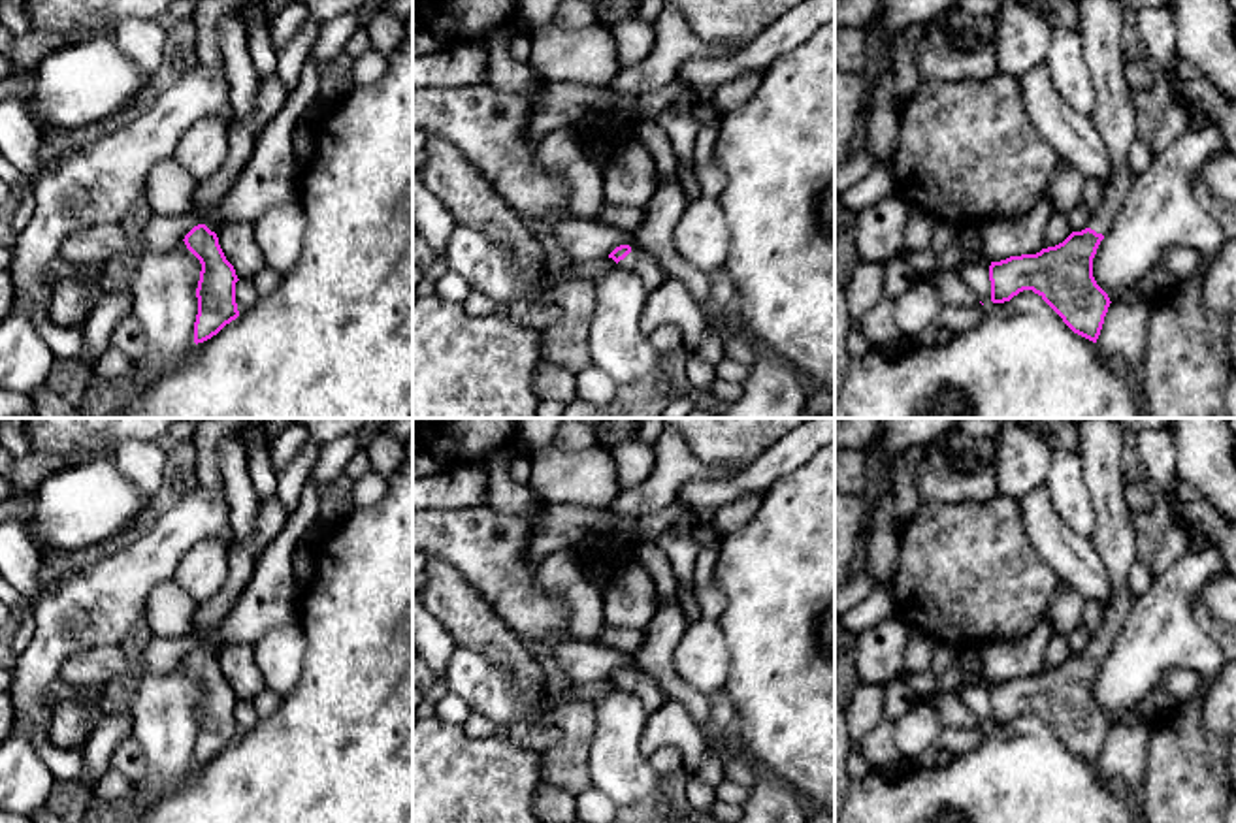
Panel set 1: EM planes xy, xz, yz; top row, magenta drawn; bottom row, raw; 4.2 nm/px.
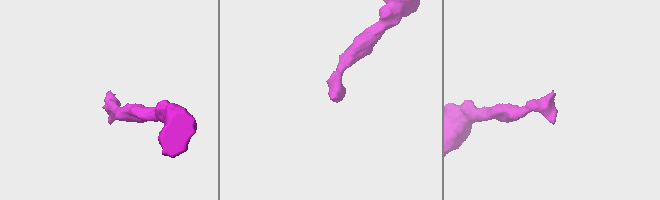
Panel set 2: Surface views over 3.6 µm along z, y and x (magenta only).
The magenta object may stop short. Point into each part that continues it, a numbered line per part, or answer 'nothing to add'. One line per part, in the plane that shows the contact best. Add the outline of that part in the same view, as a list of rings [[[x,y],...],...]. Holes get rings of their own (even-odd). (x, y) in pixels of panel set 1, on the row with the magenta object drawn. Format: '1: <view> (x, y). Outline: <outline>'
1: xz (647, 268). Outline: [[[631,247],[631,252],[616,266],[637,273],[646,292],[654,292],[667,281],[667,273],[659,267],[656,258],[648,256],[639,247]]]

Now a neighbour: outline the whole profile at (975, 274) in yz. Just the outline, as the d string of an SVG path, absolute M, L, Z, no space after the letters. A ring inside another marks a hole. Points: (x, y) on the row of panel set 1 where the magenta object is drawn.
M963 260L955 267L955 271L963 279L963 282L974 290L974 294L978 296L978 299L985 307L993 305L993 301L991 301L989 266L985 266L980 260L978 262L967 262L967 260Z

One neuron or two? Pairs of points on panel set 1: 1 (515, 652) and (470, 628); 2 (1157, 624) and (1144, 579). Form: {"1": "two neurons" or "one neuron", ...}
{"1": "one neuron", "2": "two neurons"}

